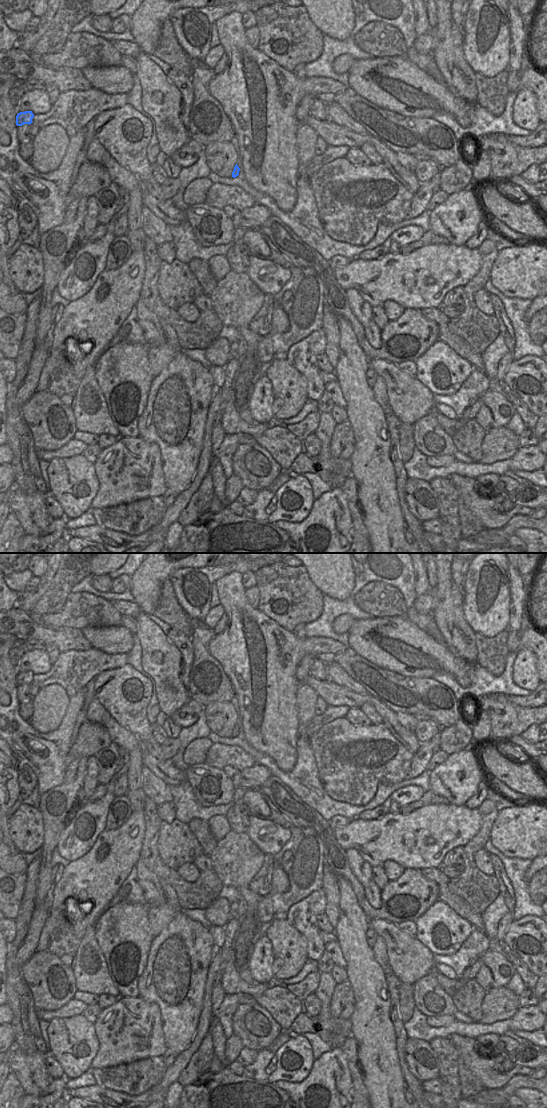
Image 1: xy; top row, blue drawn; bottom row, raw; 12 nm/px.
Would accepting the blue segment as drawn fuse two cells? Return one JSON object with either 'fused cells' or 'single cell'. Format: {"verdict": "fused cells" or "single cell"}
{"verdict": "single cell"}

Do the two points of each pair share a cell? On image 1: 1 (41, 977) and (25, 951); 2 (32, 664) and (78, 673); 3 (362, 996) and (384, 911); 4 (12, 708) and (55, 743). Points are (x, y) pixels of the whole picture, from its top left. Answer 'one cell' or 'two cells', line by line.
1: two cells
2: two cells
3: two cells
4: one cell

